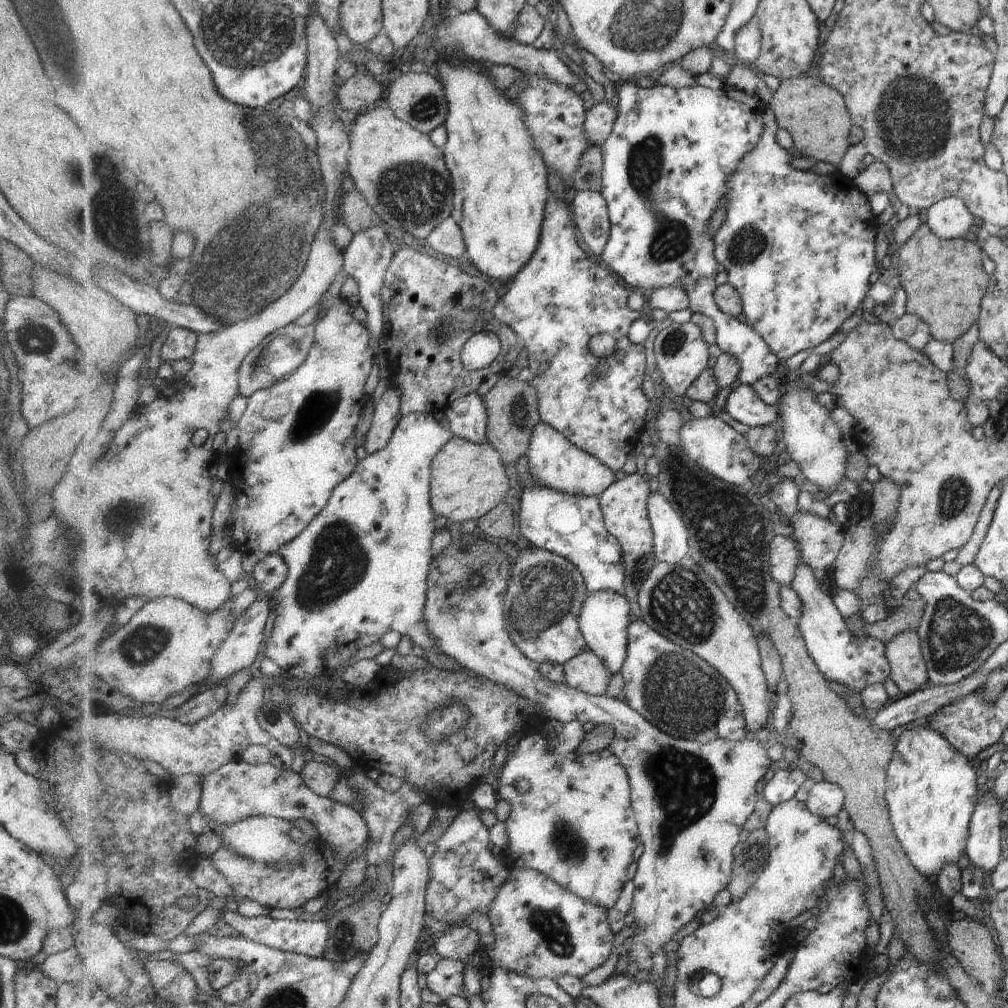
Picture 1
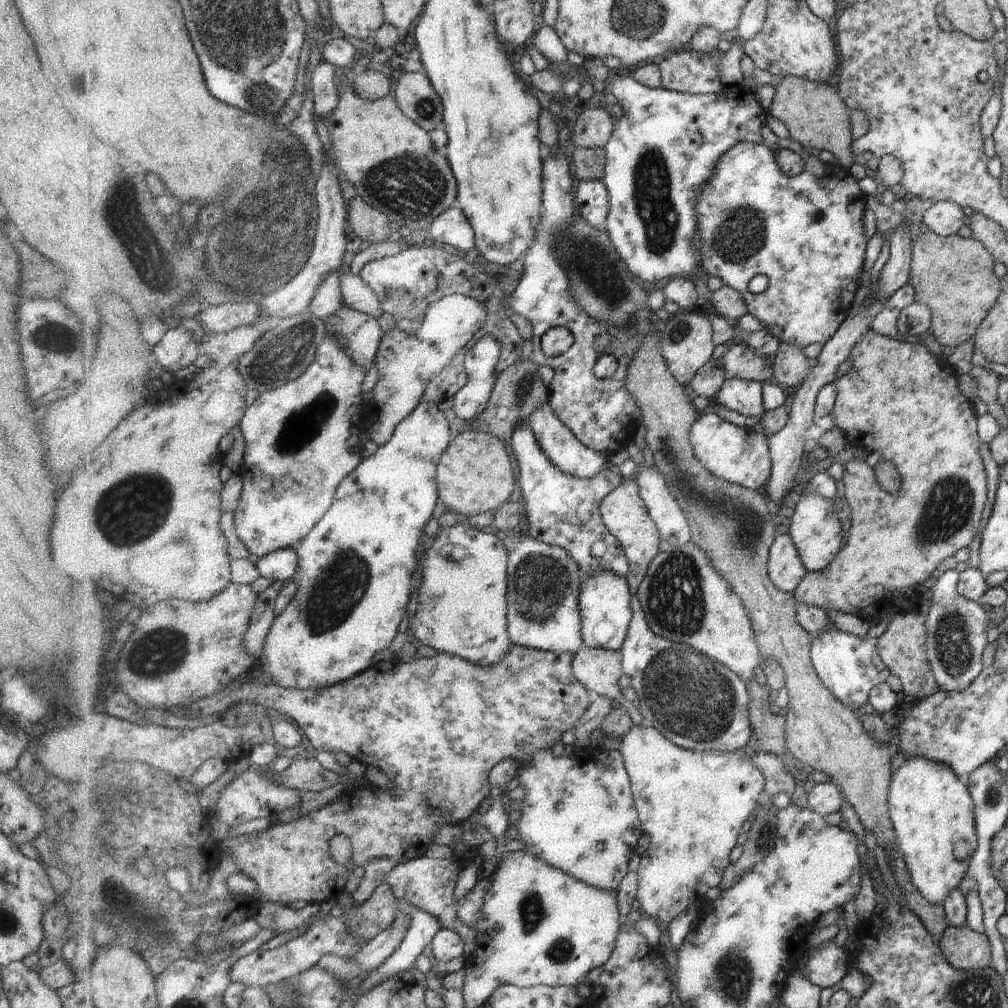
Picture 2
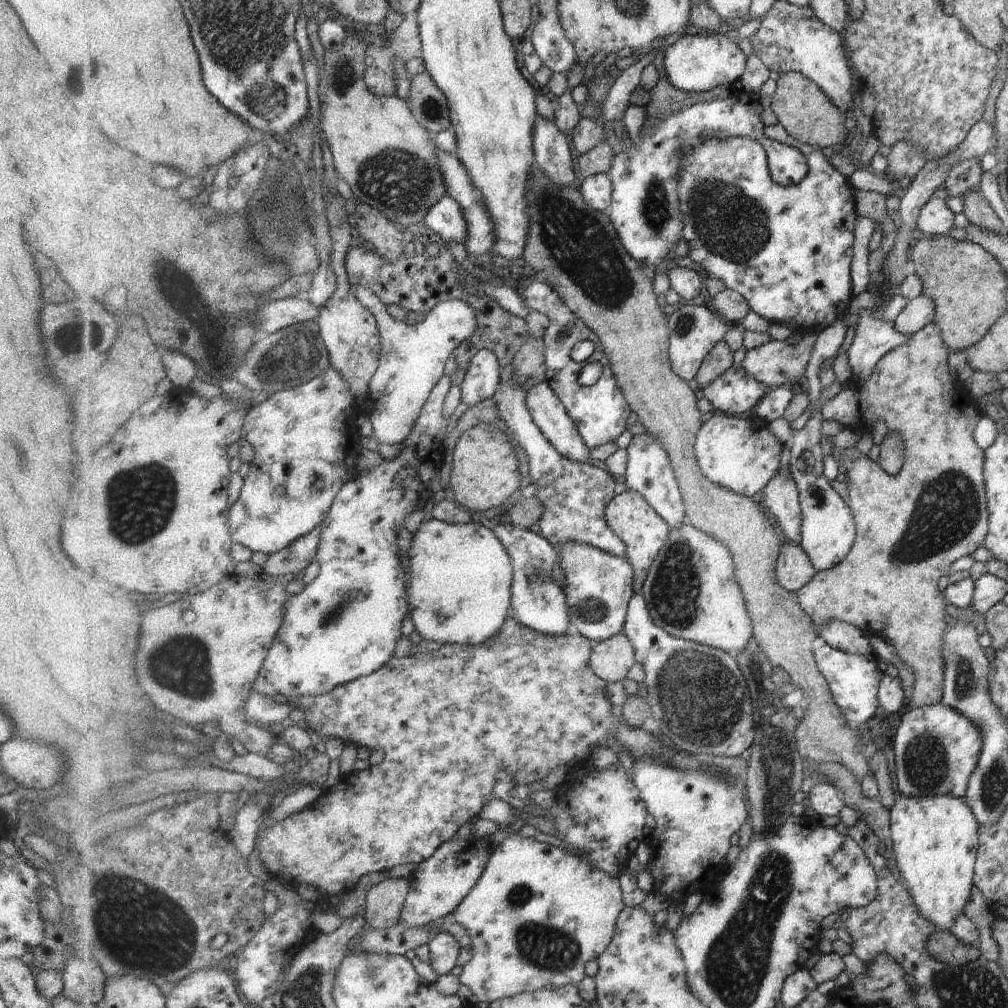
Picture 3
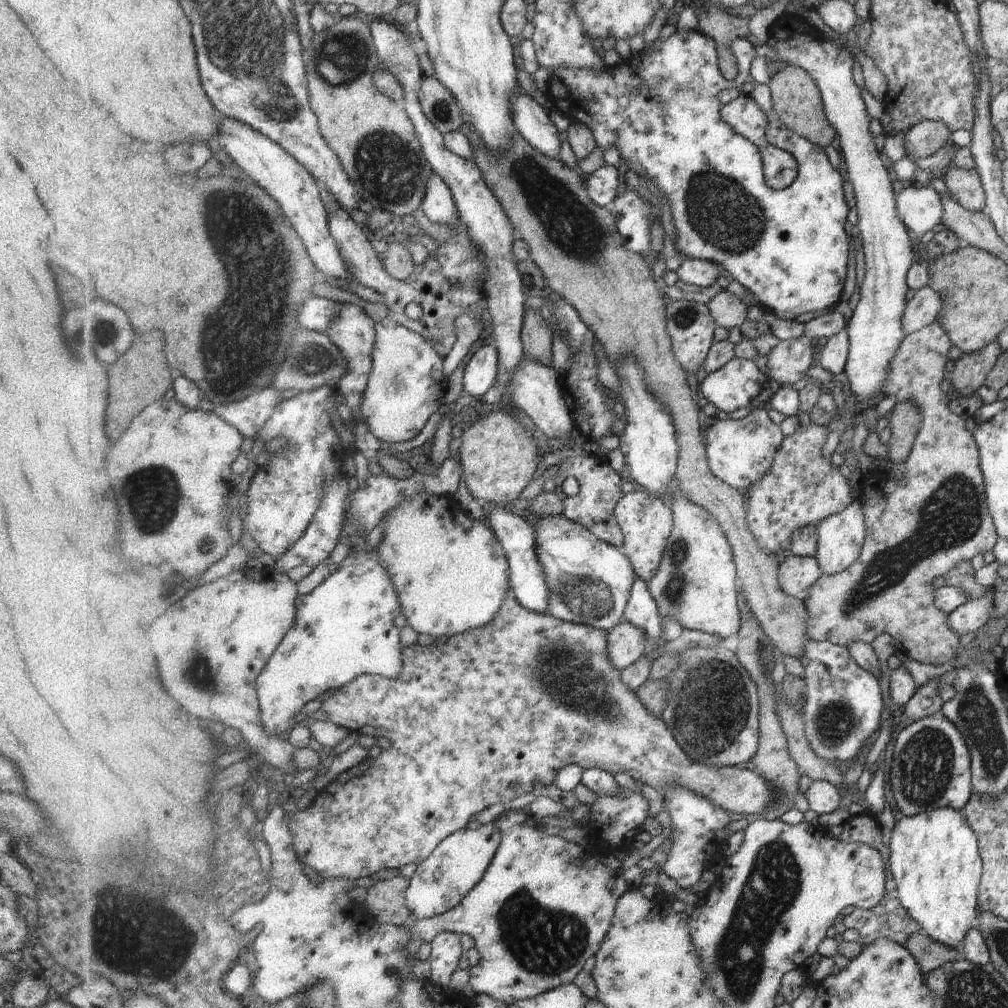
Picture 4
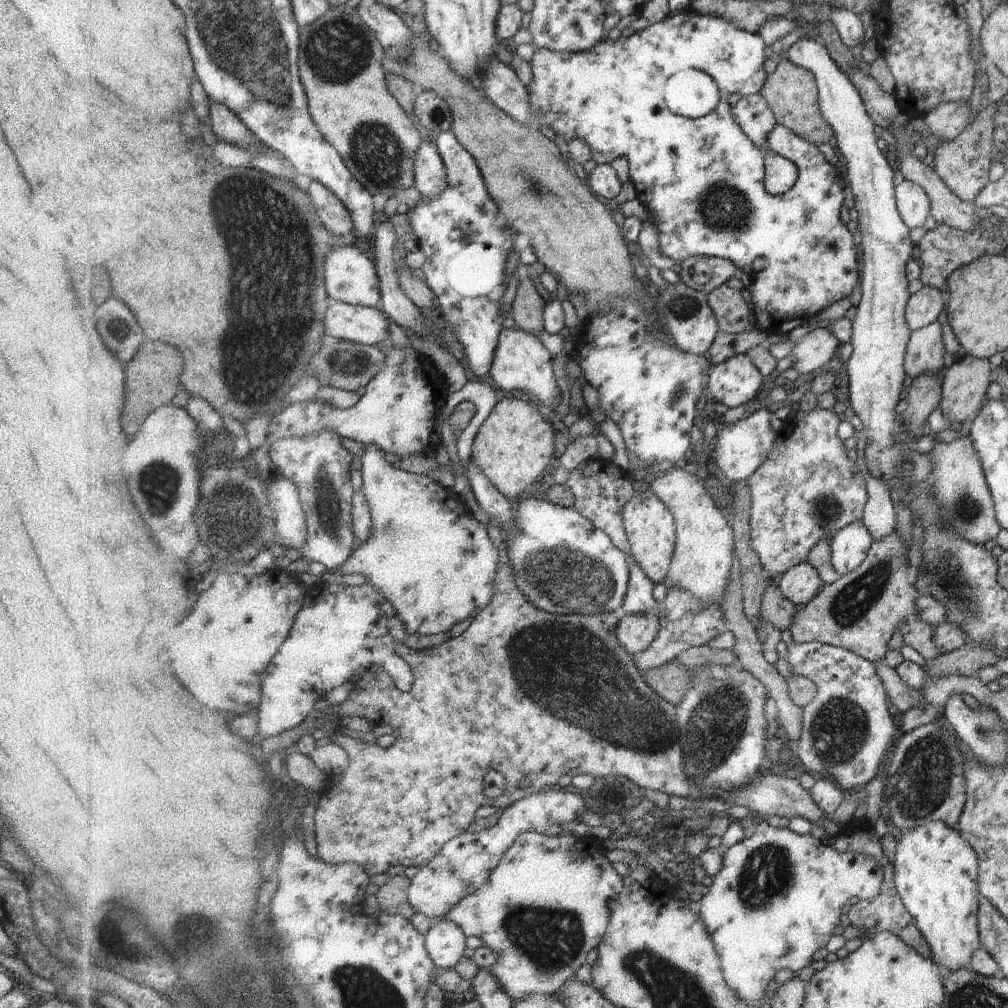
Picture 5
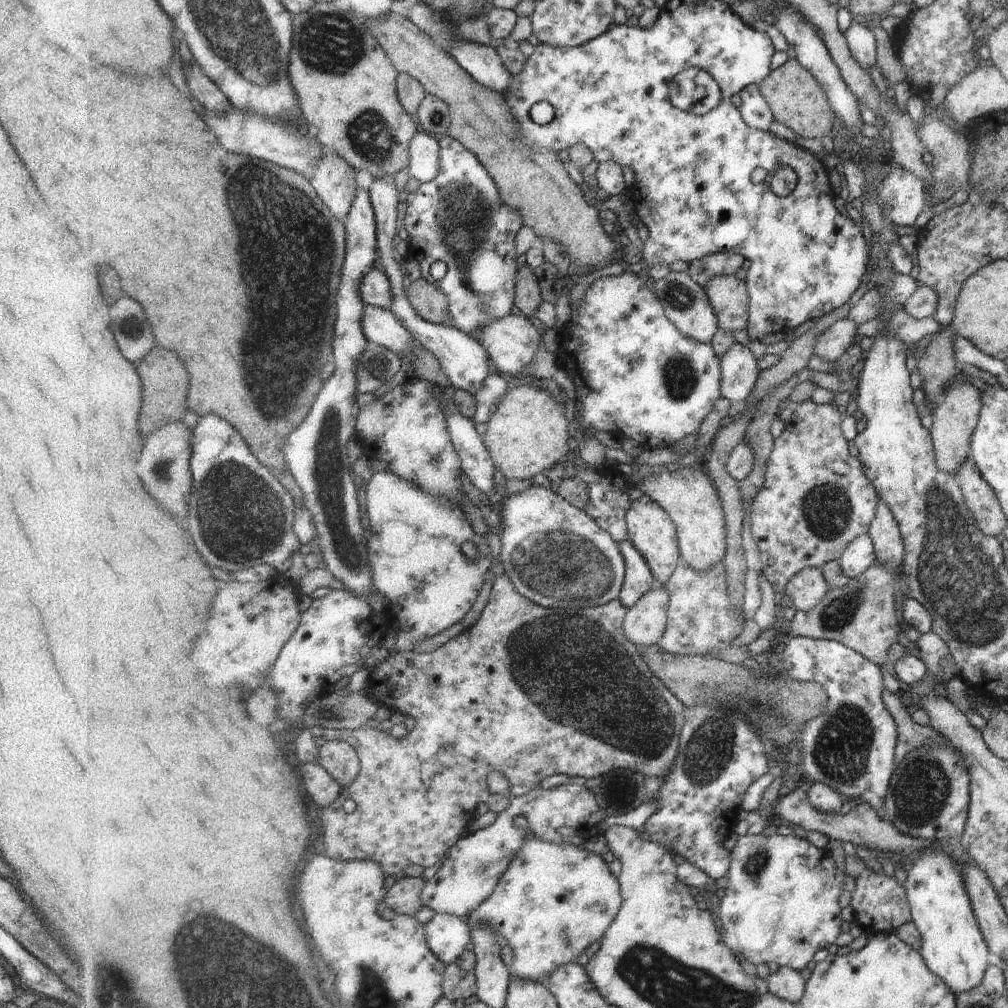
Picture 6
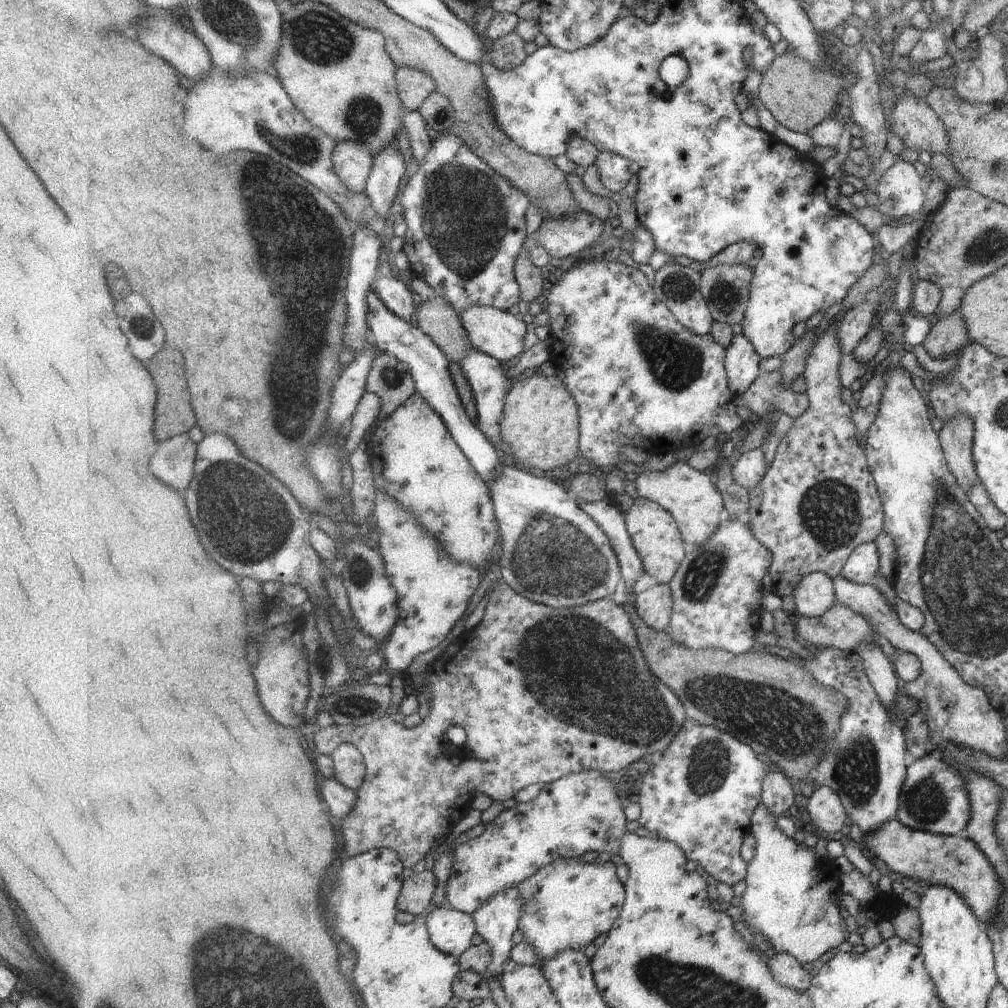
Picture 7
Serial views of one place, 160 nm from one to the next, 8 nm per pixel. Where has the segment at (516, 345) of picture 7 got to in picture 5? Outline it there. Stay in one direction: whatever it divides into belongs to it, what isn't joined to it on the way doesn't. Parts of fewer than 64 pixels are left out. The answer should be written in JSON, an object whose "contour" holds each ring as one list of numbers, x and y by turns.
{"contour":[[513,327,500,332,489,379,503,396,523,395,538,404,550,406,551,412,561,402,553,353,537,335,525,332,525,329]]}

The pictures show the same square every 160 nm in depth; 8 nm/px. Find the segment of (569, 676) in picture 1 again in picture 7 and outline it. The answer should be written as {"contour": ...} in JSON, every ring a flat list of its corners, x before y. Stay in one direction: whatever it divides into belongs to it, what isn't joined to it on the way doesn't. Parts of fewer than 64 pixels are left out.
{"contour":[[656,584,635,596,637,612,651,627,658,631,668,631,672,623,674,600,670,584]]}

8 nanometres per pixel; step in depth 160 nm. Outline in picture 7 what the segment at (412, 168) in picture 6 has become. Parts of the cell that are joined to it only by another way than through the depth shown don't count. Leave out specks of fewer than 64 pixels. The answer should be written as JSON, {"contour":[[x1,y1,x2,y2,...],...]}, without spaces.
{"contour":[[407,110,403,122,413,157,421,164,431,148,435,134,432,133,420,111]]}

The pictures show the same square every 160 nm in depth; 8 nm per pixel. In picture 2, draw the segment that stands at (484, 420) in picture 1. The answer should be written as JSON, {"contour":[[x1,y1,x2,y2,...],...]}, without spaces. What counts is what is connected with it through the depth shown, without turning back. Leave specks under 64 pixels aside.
{"contour":[[492,336,481,338,468,352,464,364,466,373,469,376,468,383,454,396,453,410,457,417,471,422,487,408,487,403,499,378,497,363,500,361,500,356,500,342]]}

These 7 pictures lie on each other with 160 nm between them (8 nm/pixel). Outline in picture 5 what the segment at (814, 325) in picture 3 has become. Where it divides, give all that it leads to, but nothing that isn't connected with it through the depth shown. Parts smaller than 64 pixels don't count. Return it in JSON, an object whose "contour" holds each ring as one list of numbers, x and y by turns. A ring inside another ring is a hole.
{"contour":[[690,7,683,10,683,12,673,14,673,16,667,16,661,22,653,24,650,28,639,33,633,33,628,38,621,37,615,42,605,39,587,52,577,52,575,54,575,52,551,52,551,50,537,49,532,62,533,82,529,84,528,92,531,96,531,104,533,104,533,130,542,129,550,135,553,133,558,134,558,136,565,139,567,144,572,139,585,140,591,146,593,159,598,165,609,164,616,158,622,158,622,156,627,160,630,169,630,180,636,188,637,199,649,212,650,220,658,227,659,246,661,246,659,255,671,258,676,265,680,265,683,261,695,256,720,257,733,262,739,272,743,272,751,282,751,292,748,294,748,299,754,309,754,321,770,332,788,333,797,325,813,320,815,314,819,314,821,310,825,310,831,304,835,304,835,302,839,302,839,300,853,294,853,290,859,286,859,278,861,277,859,264,857,264,861,261,861,251,860,248,855,247,853,234,847,230,847,226,841,220,841,211,845,209,843,205,843,189,845,189,844,186,847,183,841,180,836,168,827,162,816,145,809,143,801,136,797,136,793,130,781,124,777,124,776,128,769,134,767,148,791,160,798,167,799,180,797,180,795,187,783,194,783,196,769,194,765,188,765,152,759,146,753,144,741,130,732,114,732,107,729,106,729,96,735,92,743,94,762,93,768,80,767,72,765,72,765,60,767,60,765,52,767,52,767,44,765,44,765,40,759,36,757,31,746,32,745,30,739,30,731,22,727,22,727,20,723,20,719,16,711,16,711,14,703,16,703,14,695,12],[687,69,697,69,709,74,720,90,721,102,719,102,719,106,707,116,699,119,674,114,668,108,665,100,664,88,669,78],[757,256,764,257,767,262,765,268,759,272,753,271,753,259,757,258]]}

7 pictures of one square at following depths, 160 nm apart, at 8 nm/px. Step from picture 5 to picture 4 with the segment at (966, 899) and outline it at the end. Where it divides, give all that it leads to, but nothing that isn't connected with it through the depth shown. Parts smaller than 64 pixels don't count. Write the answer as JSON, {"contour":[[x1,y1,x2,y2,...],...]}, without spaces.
{"contour":[[933,808,915,816,902,816,893,825,888,862,897,899,922,934,959,949,967,930,975,928,976,893,981,862,973,830,960,812]]}

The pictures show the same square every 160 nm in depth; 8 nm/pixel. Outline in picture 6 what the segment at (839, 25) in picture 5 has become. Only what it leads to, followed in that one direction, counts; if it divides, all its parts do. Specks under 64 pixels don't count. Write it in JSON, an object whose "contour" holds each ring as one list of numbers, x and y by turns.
{"contour":[[853,22,845,36,848,41,849,49,853,54,853,58,867,70,876,68,876,40,873,37,872,27,870,24]]}

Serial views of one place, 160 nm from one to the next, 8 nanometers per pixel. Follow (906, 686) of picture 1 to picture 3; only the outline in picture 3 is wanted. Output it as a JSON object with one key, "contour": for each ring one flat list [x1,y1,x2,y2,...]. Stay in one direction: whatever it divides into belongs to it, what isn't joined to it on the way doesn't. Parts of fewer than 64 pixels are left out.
{"contour":[[930,323,920,331,915,332,909,338,906,344,903,344,887,354,885,354,873,368,873,374,867,378,867,382,857,378,853,374,854,380,847,382,847,385,843,388,843,391,835,396,831,402,825,404,825,408,822,410,823,420,829,422,839,422,845,428,852,430,859,430,862,434,867,432,871,434,873,424,876,420,882,421,887,430,887,434,895,434,901,444,903,444,903,463,901,469,896,476,887,476,883,470,879,469,873,460,864,456,860,459,855,460,851,465,847,467,846,476,848,481,846,485,848,487,849,495,846,498,849,508,852,509,853,518,856,520,857,526,857,539,849,556,845,558,844,562,841,562,838,566,833,569,818,571,815,577,809,584,805,584,801,590,797,592,798,601,804,612,812,618,815,624,816,633,821,632,821,628,825,624,829,624,831,620,839,620,839,622,845,622,859,628,863,633,868,633,872,639,877,639,883,649,894,650,897,660,900,660,907,668,913,671,915,682,913,682,913,688,909,705,914,707,923,707,924,705,937,704,942,700,942,673,943,673,943,662,941,662,941,636,943,636,943,628,945,628,945,610,943,606,943,600,941,593,936,588,939,577,943,575,945,570,949,569,951,564,955,560,959,560,962,556,970,556,970,554,981,548,983,545,983,538,987,536,987,512,985,510,986,502,984,498,984,481,983,481,983,452,977,448,975,442,973,442,972,434,981,414,978,410,977,400,971,397,960,384,955,381,955,378,949,374,949,368,947,368,946,357,948,356,948,349,945,344,941,342,941,336,939,336,939,330,936,326]]}

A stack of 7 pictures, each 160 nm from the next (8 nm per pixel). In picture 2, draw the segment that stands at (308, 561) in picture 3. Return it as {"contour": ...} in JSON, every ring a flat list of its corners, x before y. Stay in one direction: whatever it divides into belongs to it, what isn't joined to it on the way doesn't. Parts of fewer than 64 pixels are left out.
{"contour":[[284,548,261,557,256,567,265,578,291,581,298,574,300,556,295,548]]}

